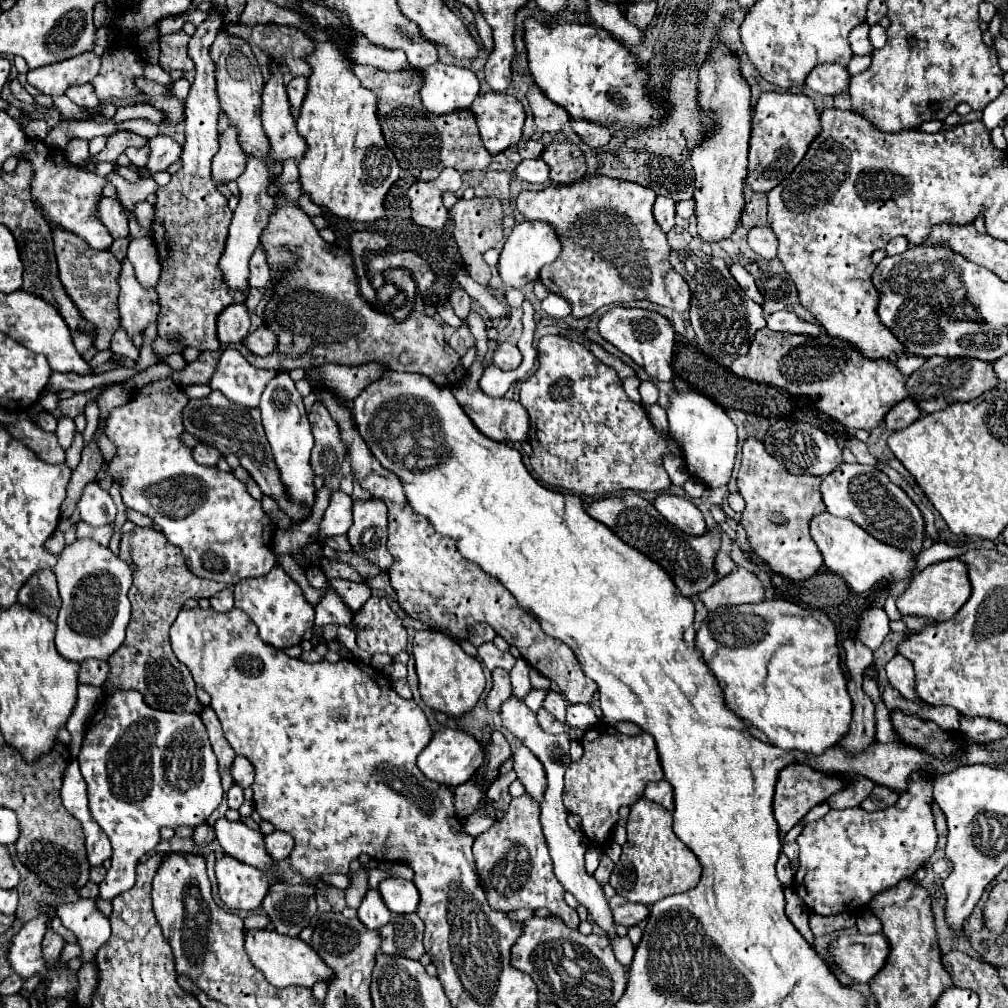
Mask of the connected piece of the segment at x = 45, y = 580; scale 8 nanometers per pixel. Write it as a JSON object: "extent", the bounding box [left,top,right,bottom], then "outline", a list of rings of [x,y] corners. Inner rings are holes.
{"extent":[18,571,60,621],"outline":[[[40,571],[34,573],[24,589],[18,593],[18,603],[30,611],[36,611],[50,621],[56,619],[56,613],[60,609],[60,595],[56,589],[56,577],[52,571]]]}

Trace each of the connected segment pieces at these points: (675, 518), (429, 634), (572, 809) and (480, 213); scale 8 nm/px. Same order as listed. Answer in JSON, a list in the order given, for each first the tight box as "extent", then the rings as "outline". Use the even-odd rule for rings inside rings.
[{"extent":[654,493,706,535],"outline":[[[662,493],[662,495],[656,497],[654,507],[676,529],[680,529],[680,531],[684,531],[688,535],[700,535],[700,533],[706,531],[706,523],[702,519],[700,509],[686,497]]]},{"extent":[412,629,486,717],"outline":[[[432,629],[416,631],[412,641],[412,655],[420,679],[420,695],[426,707],[442,711],[450,717],[462,717],[464,713],[474,709],[486,685],[482,665],[476,657],[470,657],[456,641]]]},{"extent":[564,725,664,847],"outline":[[[594,725],[592,729],[588,729],[584,733],[580,743],[584,747],[584,755],[582,755],[580,761],[570,763],[568,769],[566,769],[566,775],[564,775],[564,805],[566,805],[568,813],[580,815],[582,831],[588,837],[588,841],[592,845],[606,847],[612,839],[612,829],[620,819],[620,815],[618,815],[620,807],[634,805],[638,799],[642,799],[646,783],[664,779],[664,771],[662,771],[662,765],[660,765],[656,743],[648,733],[628,737],[628,735],[622,735],[620,731],[616,731],[610,725]]]},{"extent":[450,197,502,285],"outline":[[[474,197],[470,201],[458,199],[456,205],[450,209],[450,217],[454,221],[454,239],[458,243],[458,251],[464,259],[464,265],[472,279],[476,279],[480,285],[488,285],[490,281],[490,267],[484,263],[482,253],[490,247],[496,247],[496,243],[502,239],[502,207],[496,197]]]}]

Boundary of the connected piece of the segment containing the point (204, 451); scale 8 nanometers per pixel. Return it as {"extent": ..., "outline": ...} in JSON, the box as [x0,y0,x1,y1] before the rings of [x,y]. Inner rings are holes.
{"extent":[192,443,220,465],"outline":[[[198,443],[196,447],[192,447],[192,457],[200,465],[216,465],[216,461],[220,457],[220,451],[216,447],[212,447],[212,445]]]}

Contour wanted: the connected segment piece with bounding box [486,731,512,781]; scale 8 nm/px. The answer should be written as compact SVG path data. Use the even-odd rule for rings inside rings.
M494 731L494 733L492 733L492 745L490 745L488 751L486 751L486 761L488 761L488 781L492 781L492 779L498 777L500 765L502 765L510 755L512 755L512 751L510 751L508 739L504 737L504 733Z

